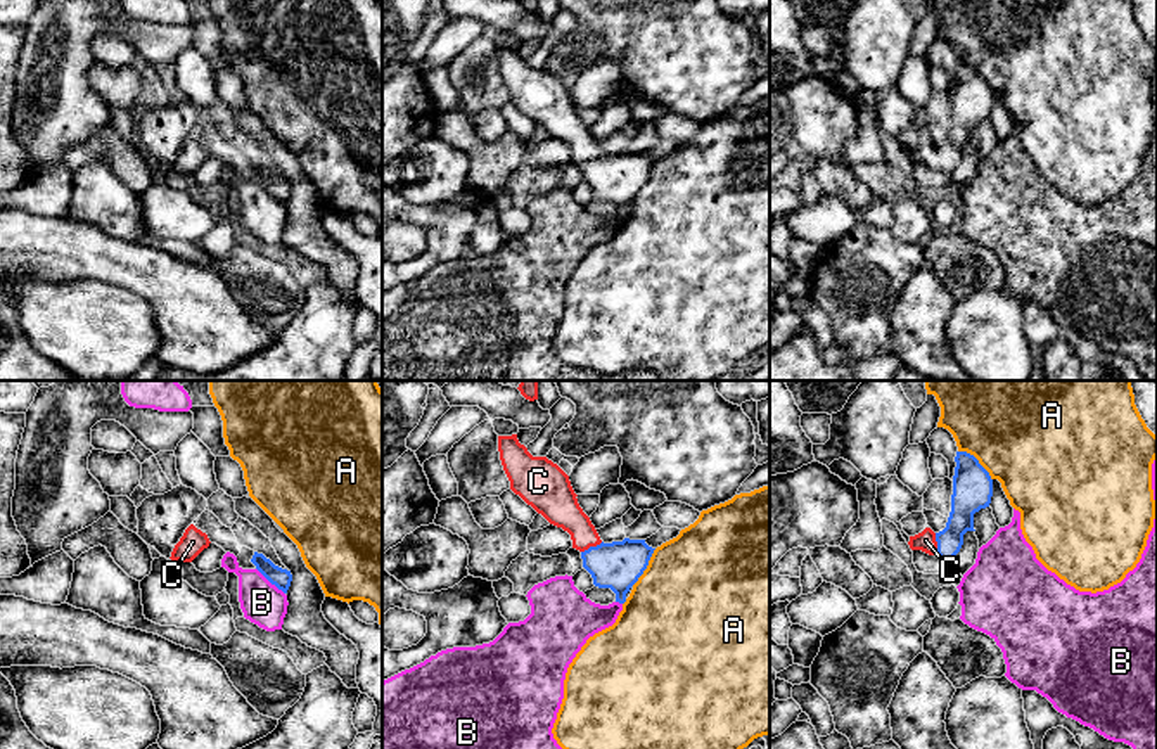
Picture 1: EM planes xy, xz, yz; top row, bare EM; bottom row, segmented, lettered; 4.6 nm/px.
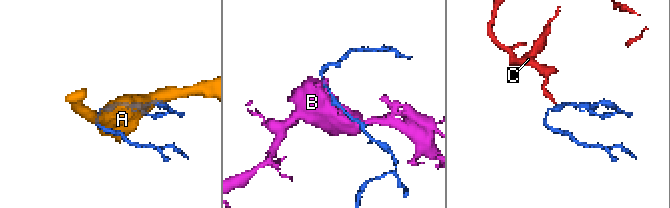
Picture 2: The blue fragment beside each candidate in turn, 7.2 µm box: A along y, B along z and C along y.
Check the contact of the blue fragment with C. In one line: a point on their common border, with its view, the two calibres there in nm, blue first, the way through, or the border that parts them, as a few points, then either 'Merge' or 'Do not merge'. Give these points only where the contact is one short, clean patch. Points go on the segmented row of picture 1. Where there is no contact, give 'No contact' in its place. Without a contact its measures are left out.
Touches blue at yz (938, 544). Thickness 150 nm (blue) against 90 nm. Path across: yz (967, 499), (960, 521), (938, 544), (926, 540). Merge

